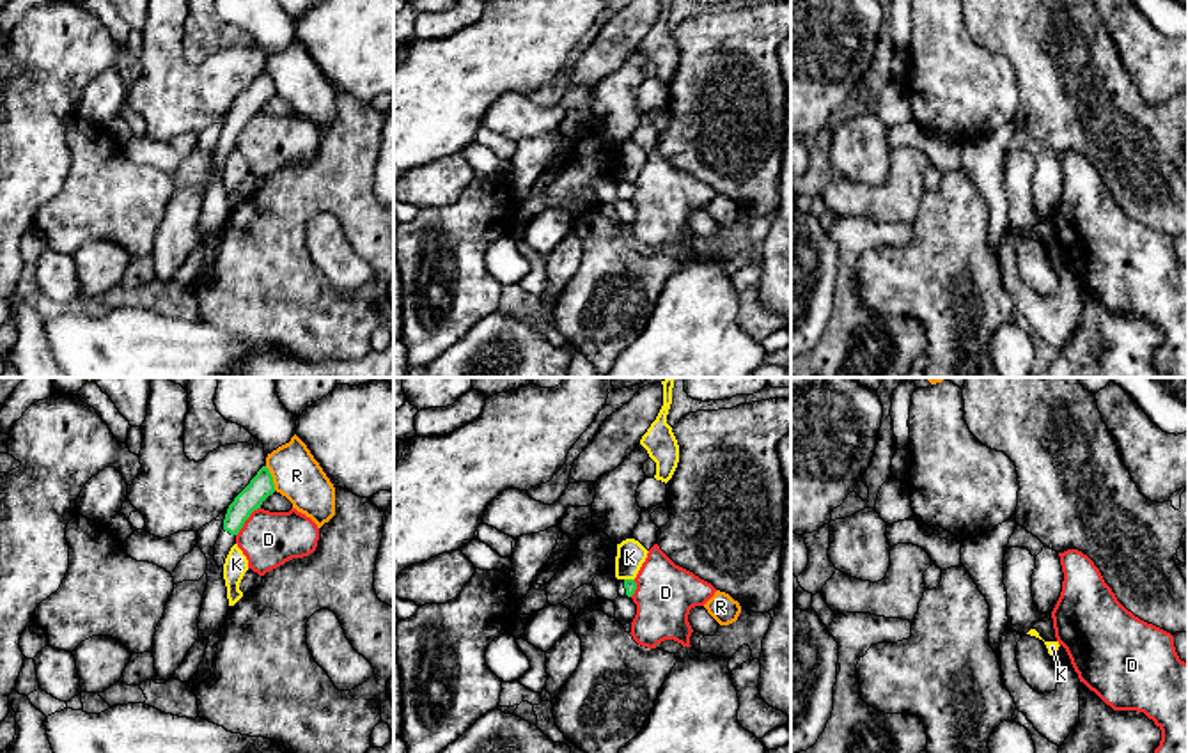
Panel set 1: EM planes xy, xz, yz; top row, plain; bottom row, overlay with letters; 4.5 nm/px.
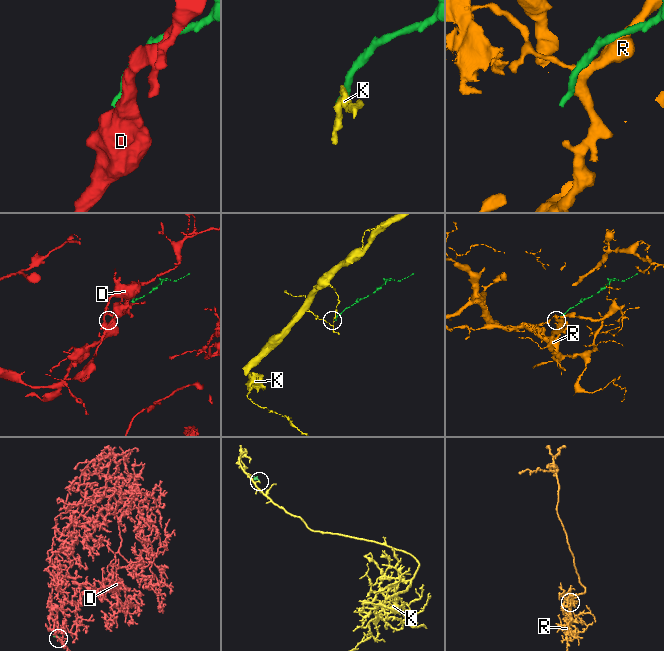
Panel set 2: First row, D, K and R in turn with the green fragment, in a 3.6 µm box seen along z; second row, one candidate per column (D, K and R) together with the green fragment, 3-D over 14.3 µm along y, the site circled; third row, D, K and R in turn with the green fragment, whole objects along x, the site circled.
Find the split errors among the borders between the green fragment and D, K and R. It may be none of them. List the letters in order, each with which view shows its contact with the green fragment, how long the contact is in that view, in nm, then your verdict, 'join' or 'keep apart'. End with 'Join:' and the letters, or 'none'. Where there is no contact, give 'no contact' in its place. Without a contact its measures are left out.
D: contact in xy; length 170 nm; keep apart
K: contact in xz; length 50 nm; keep apart
R: contact in xy; length 120 nm; keep apart
Join: none

